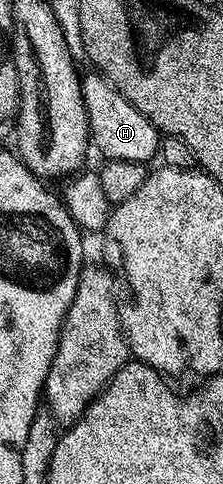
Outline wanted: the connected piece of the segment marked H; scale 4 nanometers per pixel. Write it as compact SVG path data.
M89 72L89 75L86 73L81 80L81 91L83 92L83 104L87 108L89 136L95 150L102 154L100 156L102 159L135 160L149 164L152 163L152 158L158 157L162 135L151 124L151 120L147 120L147 116L143 116L143 112L139 112L139 108L135 108L131 100L124 98L105 77L96 72Z

